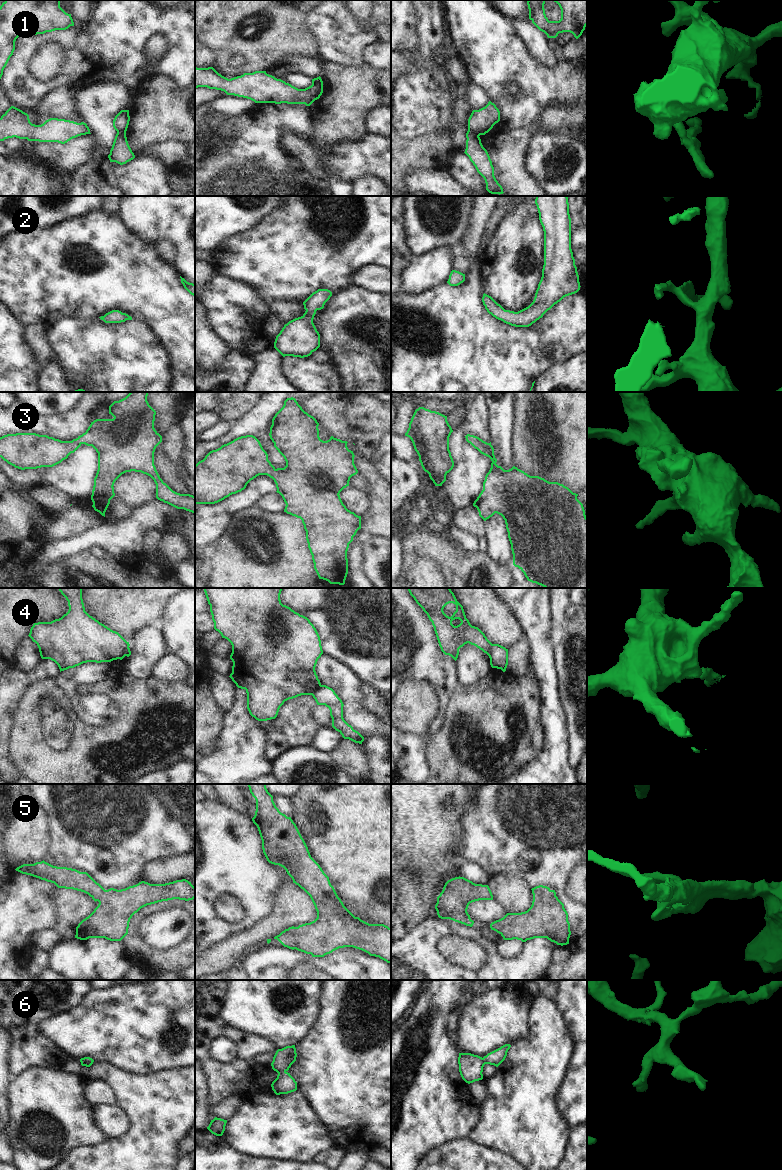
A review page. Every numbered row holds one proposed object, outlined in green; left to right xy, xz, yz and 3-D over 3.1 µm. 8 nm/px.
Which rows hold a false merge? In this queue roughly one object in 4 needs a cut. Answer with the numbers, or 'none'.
1, 4

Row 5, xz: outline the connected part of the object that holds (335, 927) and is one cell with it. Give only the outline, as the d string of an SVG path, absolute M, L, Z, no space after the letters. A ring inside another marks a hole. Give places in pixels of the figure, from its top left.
M248 784L248 787L256 800L256 811L252 821L258 828L267 861L283 867L293 883L310 896L317 911L317 918L314 921L298 927L289 927L274 939L277 939L284 947L311 954L312 957L324 957L339 948L353 947L391 964L391 928L384 924L369 924L355 917L338 897L329 877L311 857L291 817L287 817L276 807L266 784Z

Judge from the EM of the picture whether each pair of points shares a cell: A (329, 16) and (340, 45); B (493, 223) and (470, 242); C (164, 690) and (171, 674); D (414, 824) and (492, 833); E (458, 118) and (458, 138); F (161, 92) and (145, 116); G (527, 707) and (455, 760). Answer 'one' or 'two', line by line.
A: one
B: two
C: two
D: two
E: one
F: one
G: one

